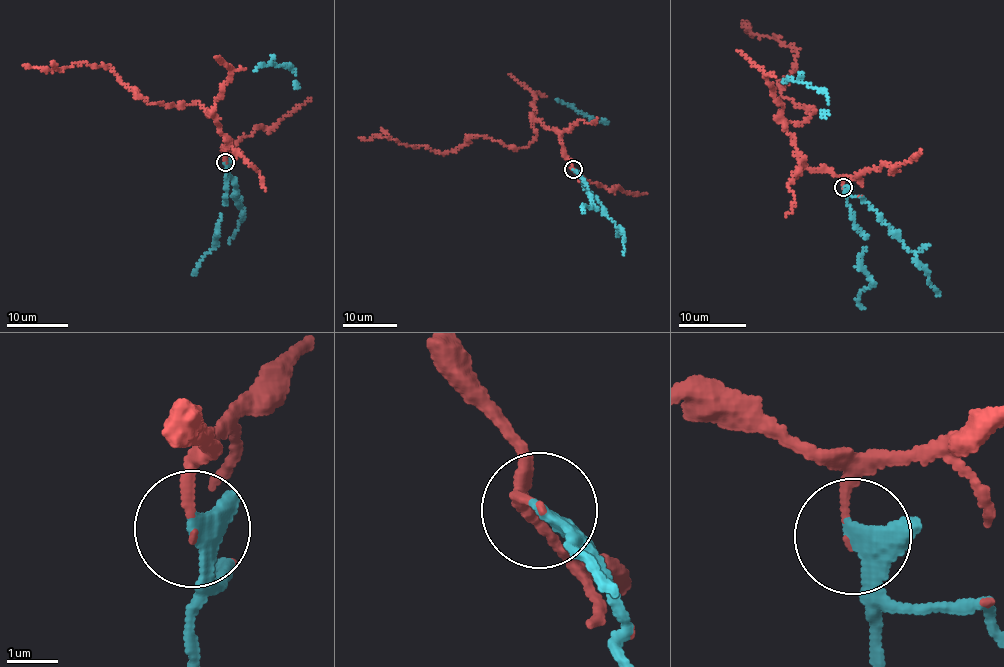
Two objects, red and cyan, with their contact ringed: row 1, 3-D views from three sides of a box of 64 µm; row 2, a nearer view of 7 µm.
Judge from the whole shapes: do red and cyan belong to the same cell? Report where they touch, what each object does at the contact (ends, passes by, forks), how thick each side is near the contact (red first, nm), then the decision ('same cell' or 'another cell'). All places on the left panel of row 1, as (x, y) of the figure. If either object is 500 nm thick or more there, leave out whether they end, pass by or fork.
place (225, 162); red ends; cyan passes by; calibres 140 and 280 nm; same cell

